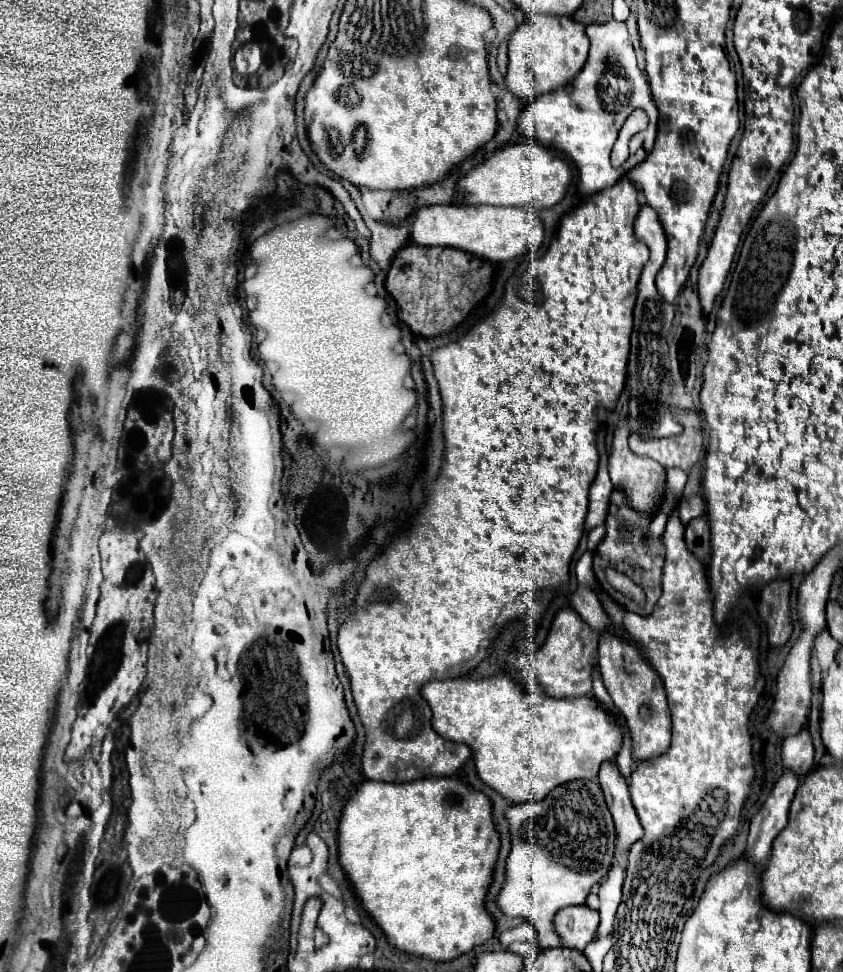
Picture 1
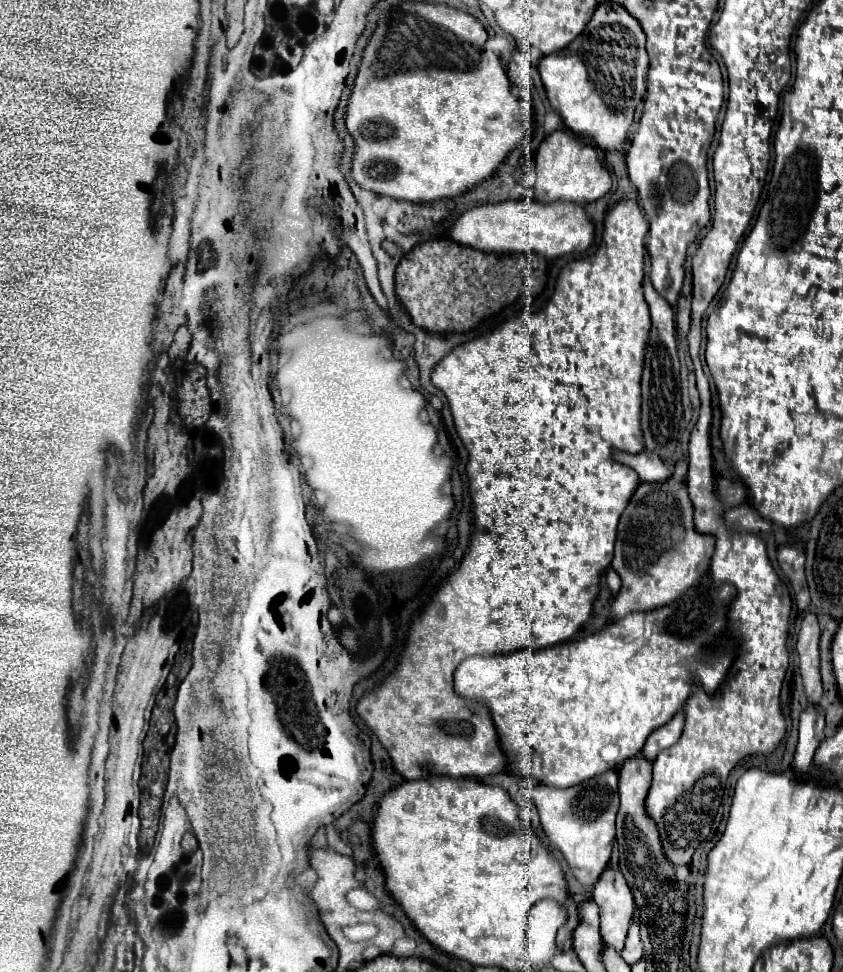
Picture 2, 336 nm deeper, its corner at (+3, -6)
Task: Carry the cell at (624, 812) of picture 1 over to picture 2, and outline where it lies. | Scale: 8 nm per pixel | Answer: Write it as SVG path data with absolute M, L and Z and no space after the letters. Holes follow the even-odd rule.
M608 868L602 872L594 888L594 902L600 910L600 934L606 946L620 952L624 948L628 926L634 914L632 892L624 884L618 868Z

